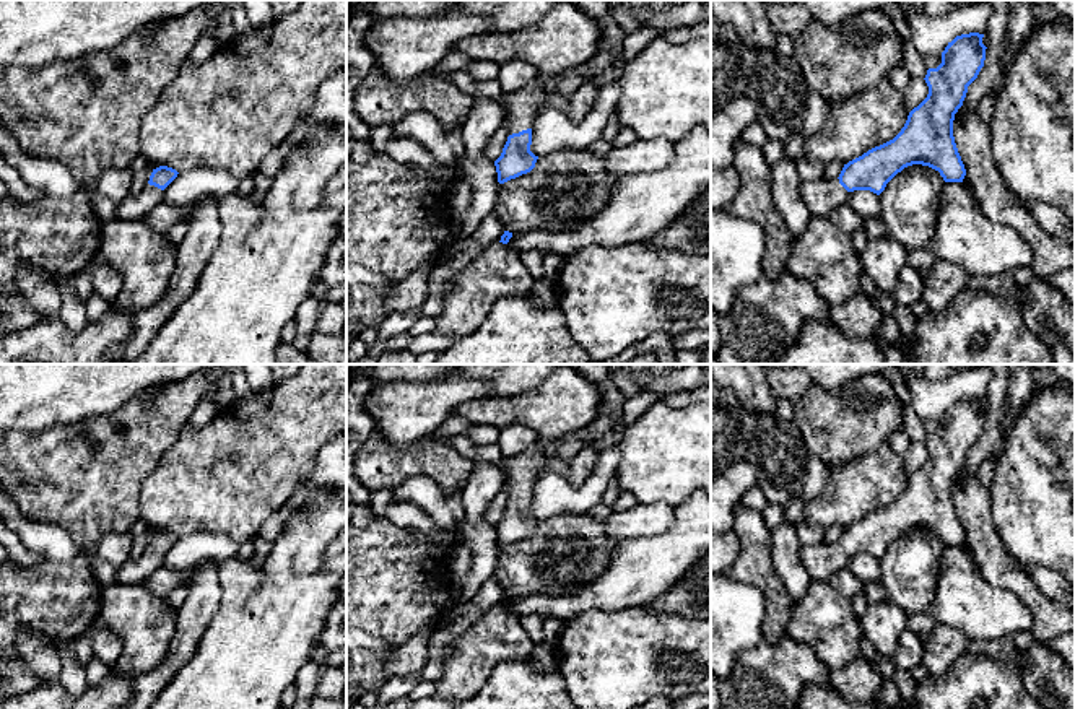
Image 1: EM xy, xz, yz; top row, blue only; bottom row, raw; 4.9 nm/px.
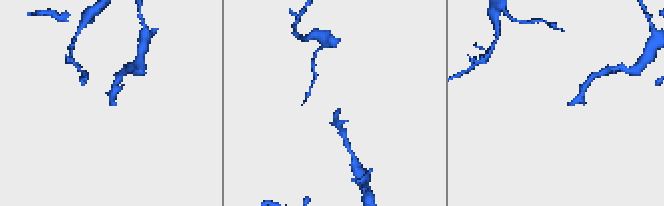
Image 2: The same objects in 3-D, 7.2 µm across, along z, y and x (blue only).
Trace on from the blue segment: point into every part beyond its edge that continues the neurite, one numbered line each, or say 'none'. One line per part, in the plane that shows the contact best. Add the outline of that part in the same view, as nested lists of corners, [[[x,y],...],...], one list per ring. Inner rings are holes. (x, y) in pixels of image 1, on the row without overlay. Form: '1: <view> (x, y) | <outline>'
1: xz (521, 472) | [[[577,431],[574,434],[564,436],[559,447],[550,455],[545,455],[542,452],[542,442],[537,441],[533,446],[530,446],[525,452],[519,455],[504,457],[499,463],[504,478],[503,489],[509,494],[511,499],[532,493],[533,485],[543,468],[543,463],[548,459],[569,460],[590,444],[592,442],[584,434],[584,431]]]

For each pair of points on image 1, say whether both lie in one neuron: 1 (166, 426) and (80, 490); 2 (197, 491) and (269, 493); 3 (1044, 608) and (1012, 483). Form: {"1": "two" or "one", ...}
{"1": "one", "2": "one", "3": "two"}

